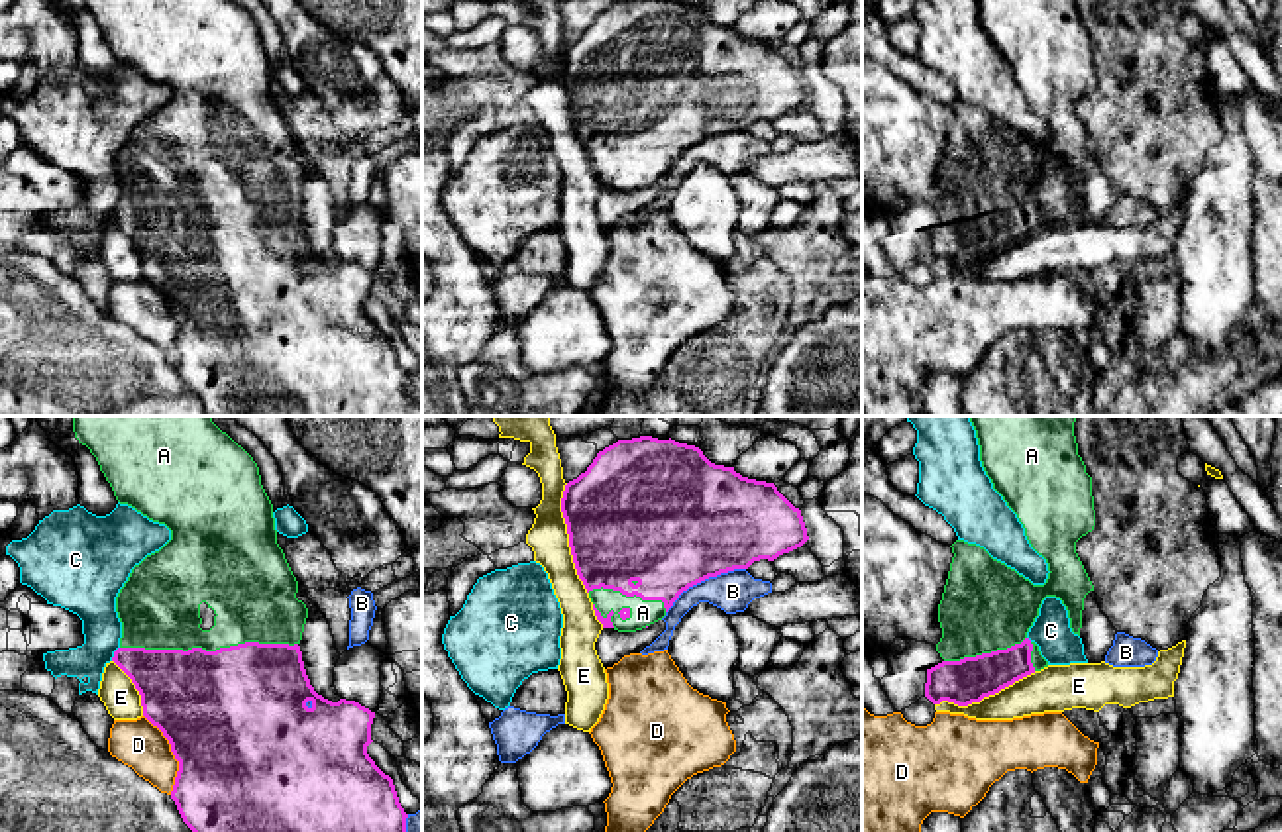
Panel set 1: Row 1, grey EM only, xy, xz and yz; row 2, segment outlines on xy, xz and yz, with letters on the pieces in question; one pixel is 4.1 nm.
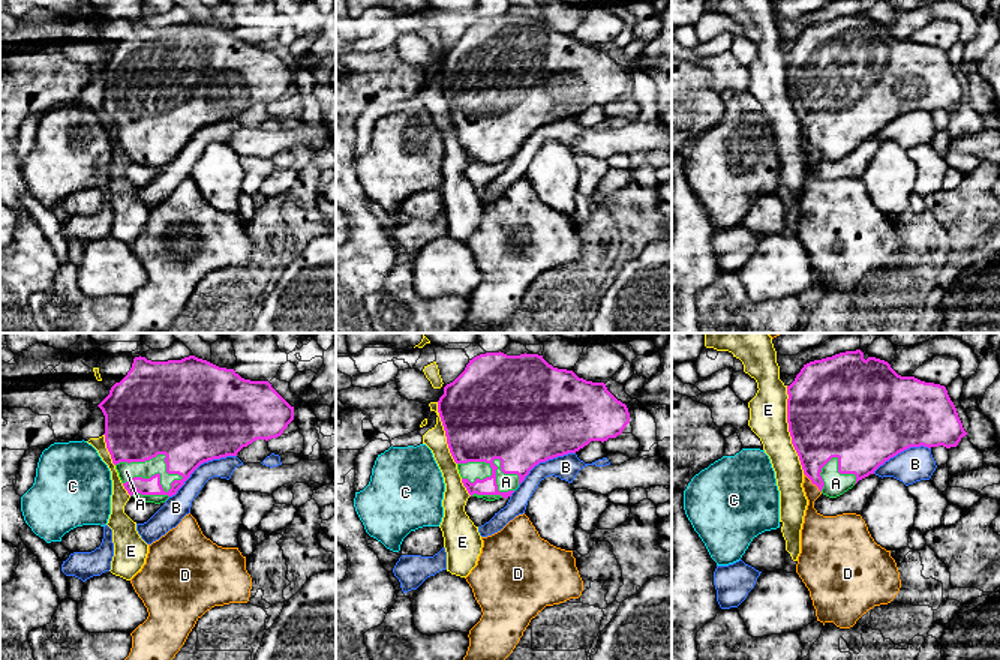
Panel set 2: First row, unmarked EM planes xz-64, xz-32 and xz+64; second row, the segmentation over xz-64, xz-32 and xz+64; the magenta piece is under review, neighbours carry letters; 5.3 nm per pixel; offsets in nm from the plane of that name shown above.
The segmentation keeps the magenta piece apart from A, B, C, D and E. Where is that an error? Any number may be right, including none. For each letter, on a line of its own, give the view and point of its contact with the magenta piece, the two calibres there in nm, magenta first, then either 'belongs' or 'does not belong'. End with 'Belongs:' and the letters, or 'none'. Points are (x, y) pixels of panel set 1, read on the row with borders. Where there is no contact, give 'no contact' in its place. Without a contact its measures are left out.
A: meets magenta in xy at (209, 652); 500 nm thick on the magenta side, 300 nm on the other; belongs
B: meets magenta in xz at (703, 579); 500 nm thick on the magenta side, 170 nm on the other; does not belong
C: meets magenta in xy at (114, 654); 260 nm thick on the magenta side, 190 nm on the other; does not belong
D: meets magenta in xy at (173, 754); 500 nm thick on the magenta side, 200 nm on the other; does not belong
E: meets magenta in xz at (570, 538); 500 nm thick on the magenta side, 160 nm on the other; does not belong
Belongs: A

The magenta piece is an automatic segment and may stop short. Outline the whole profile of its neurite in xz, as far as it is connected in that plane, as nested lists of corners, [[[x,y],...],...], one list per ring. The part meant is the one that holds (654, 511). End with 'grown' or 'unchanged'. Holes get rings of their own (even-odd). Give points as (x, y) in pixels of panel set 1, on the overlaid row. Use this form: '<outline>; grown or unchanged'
[[[640,436],[597,453],[561,498],[579,579],[603,628],[636,632],[662,620],[683,591],[754,561],[774,561],[809,536],[801,516],[774,483],[711,463],[695,445]]]; grown

